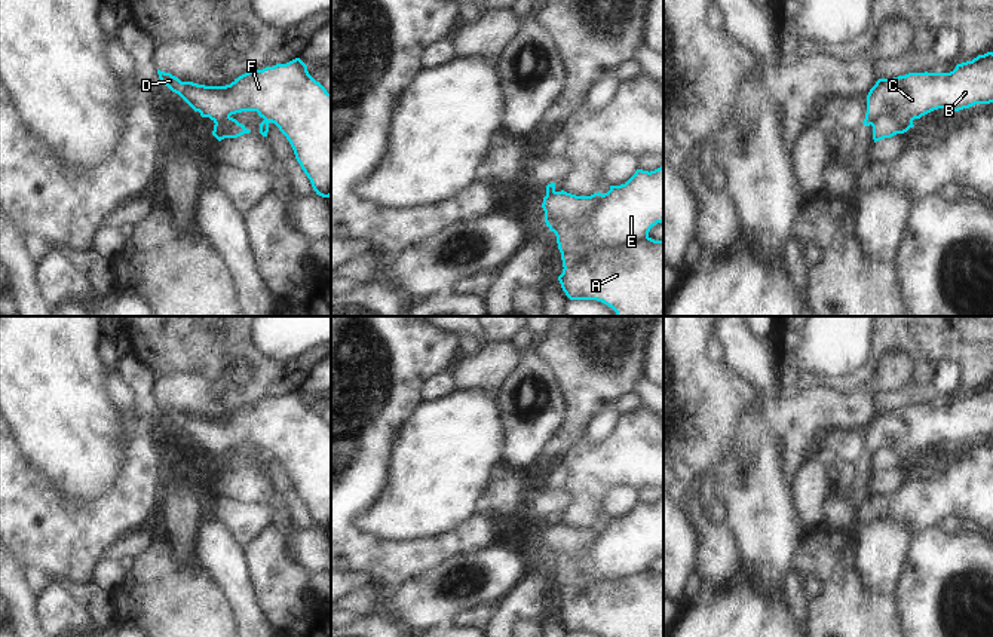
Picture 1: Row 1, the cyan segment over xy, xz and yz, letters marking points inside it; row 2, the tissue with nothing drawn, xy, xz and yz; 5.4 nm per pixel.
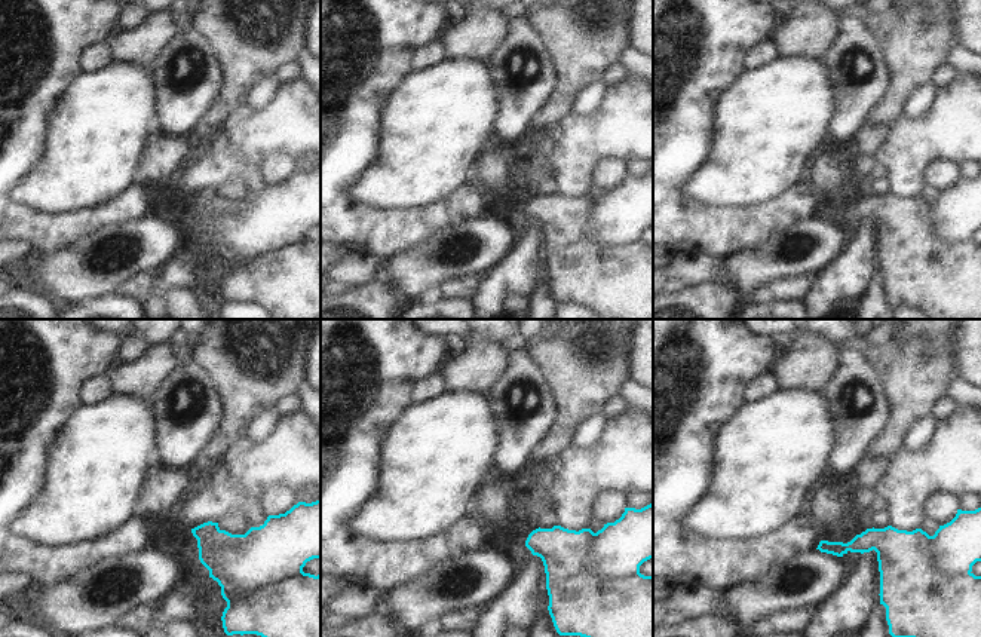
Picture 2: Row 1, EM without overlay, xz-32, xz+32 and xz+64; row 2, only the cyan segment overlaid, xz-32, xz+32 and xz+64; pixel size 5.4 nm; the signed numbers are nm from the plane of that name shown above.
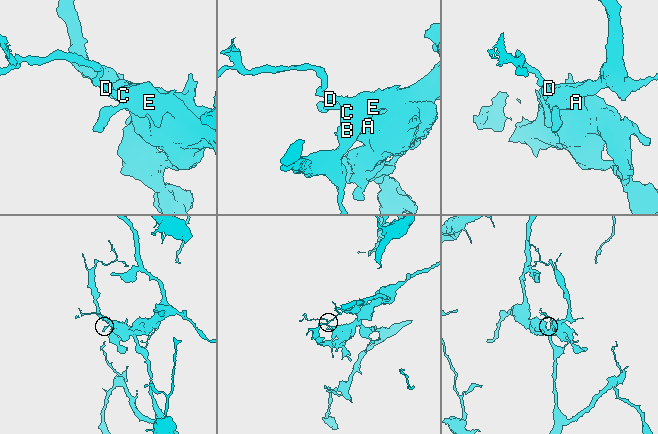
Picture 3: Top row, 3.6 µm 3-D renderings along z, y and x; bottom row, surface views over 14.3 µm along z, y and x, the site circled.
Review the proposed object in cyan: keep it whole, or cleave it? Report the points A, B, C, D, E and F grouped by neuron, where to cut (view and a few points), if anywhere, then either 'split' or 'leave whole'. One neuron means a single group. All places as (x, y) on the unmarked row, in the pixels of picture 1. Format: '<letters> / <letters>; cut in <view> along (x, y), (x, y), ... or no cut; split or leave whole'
A / B C D E F; cut in xz along (573, 557), (579, 567), (592, 579), (631, 578), (647, 569); split

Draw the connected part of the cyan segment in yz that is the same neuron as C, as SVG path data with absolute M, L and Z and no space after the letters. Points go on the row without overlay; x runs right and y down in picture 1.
M993 385L957 396L950 405L925 404L879 411L867 428L862 456L870 459L879 450L913 454L938 441L959 444L990 435L993 435Z

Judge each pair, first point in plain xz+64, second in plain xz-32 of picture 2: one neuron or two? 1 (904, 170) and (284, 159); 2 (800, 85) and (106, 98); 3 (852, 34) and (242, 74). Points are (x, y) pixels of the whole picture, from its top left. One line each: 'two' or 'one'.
1: two
2: one
3: two

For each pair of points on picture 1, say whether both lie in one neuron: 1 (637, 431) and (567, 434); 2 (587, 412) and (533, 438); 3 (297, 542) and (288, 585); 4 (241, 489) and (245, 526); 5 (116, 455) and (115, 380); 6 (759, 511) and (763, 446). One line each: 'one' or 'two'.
1: two
2: two
3: two
4: two
5: two
6: one

